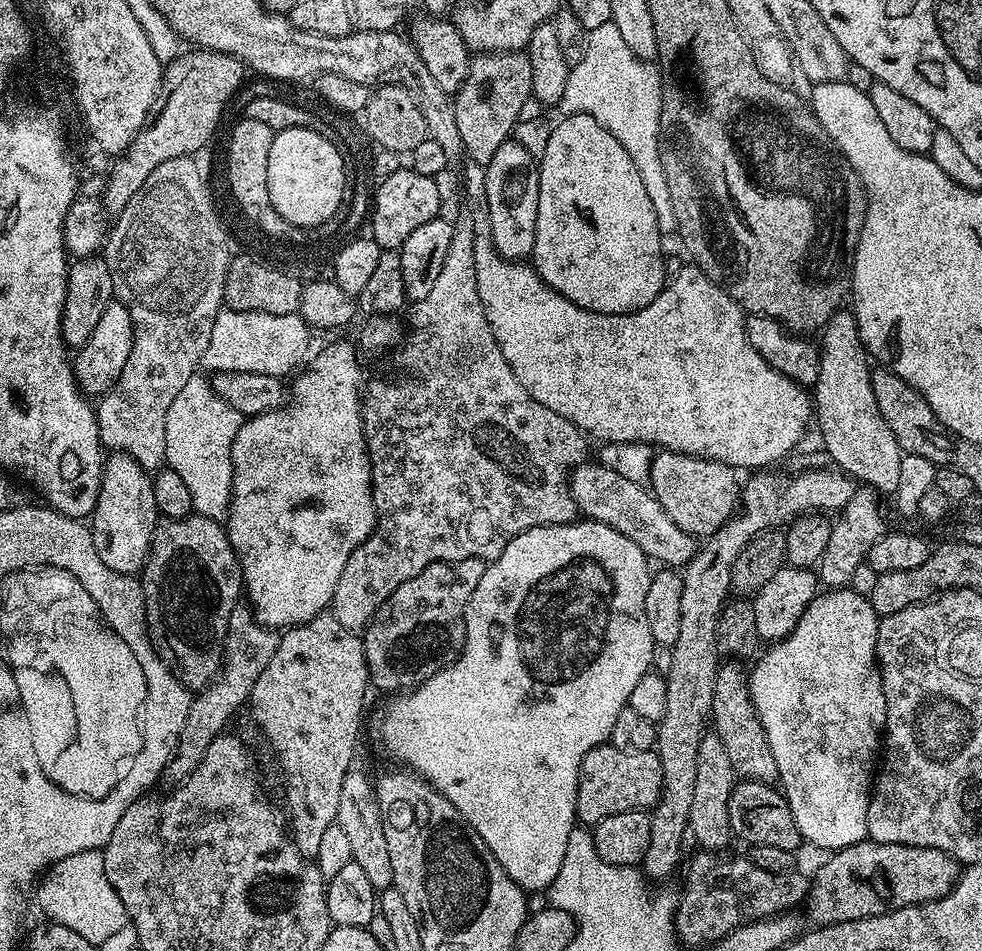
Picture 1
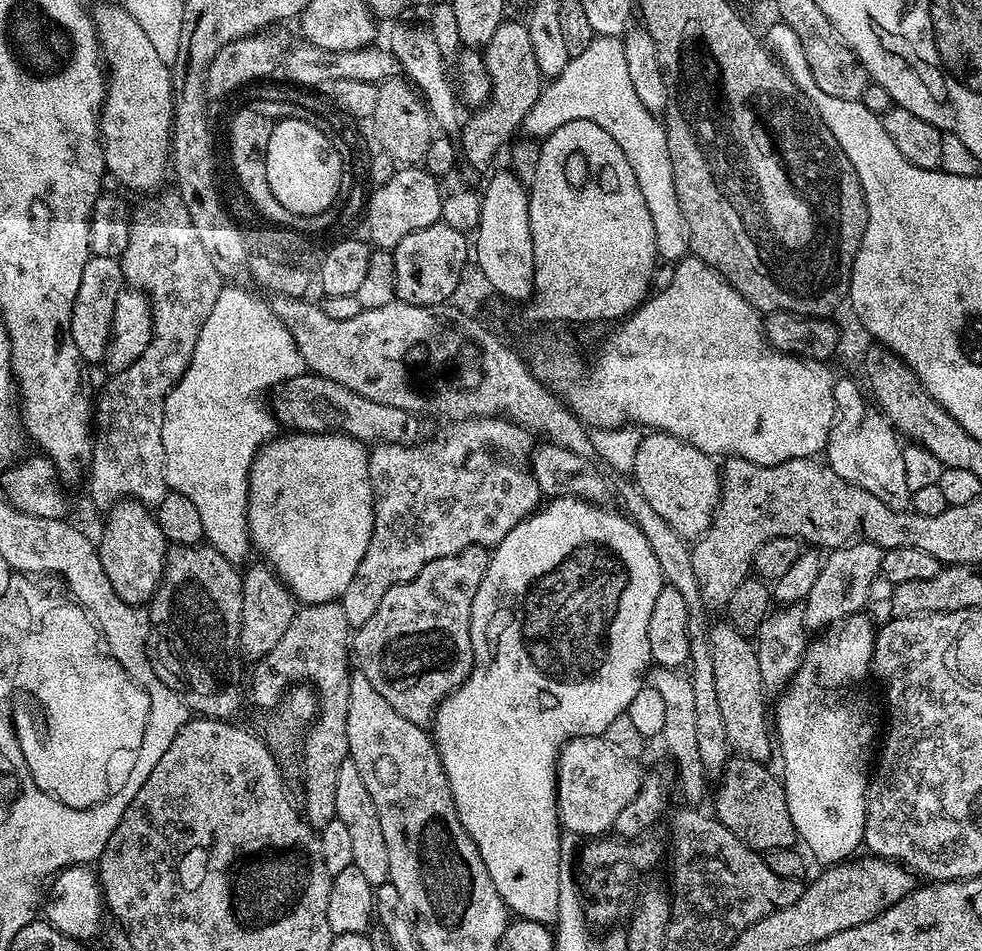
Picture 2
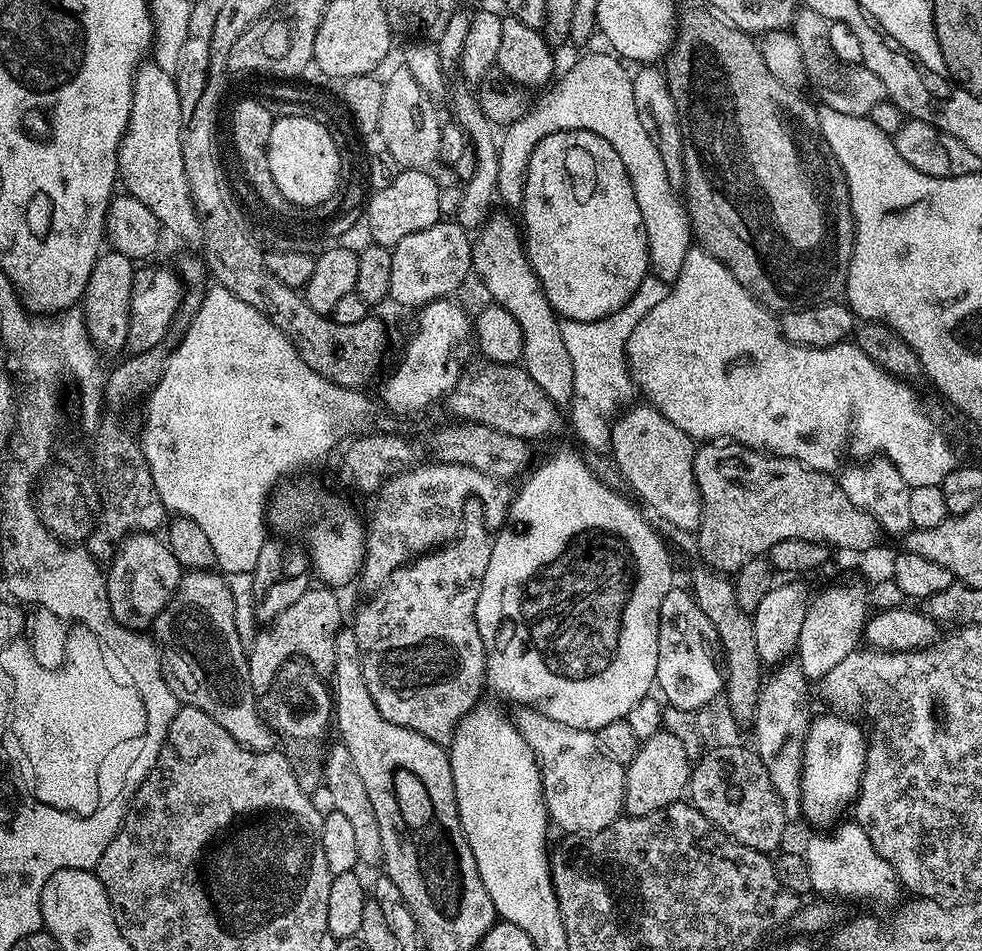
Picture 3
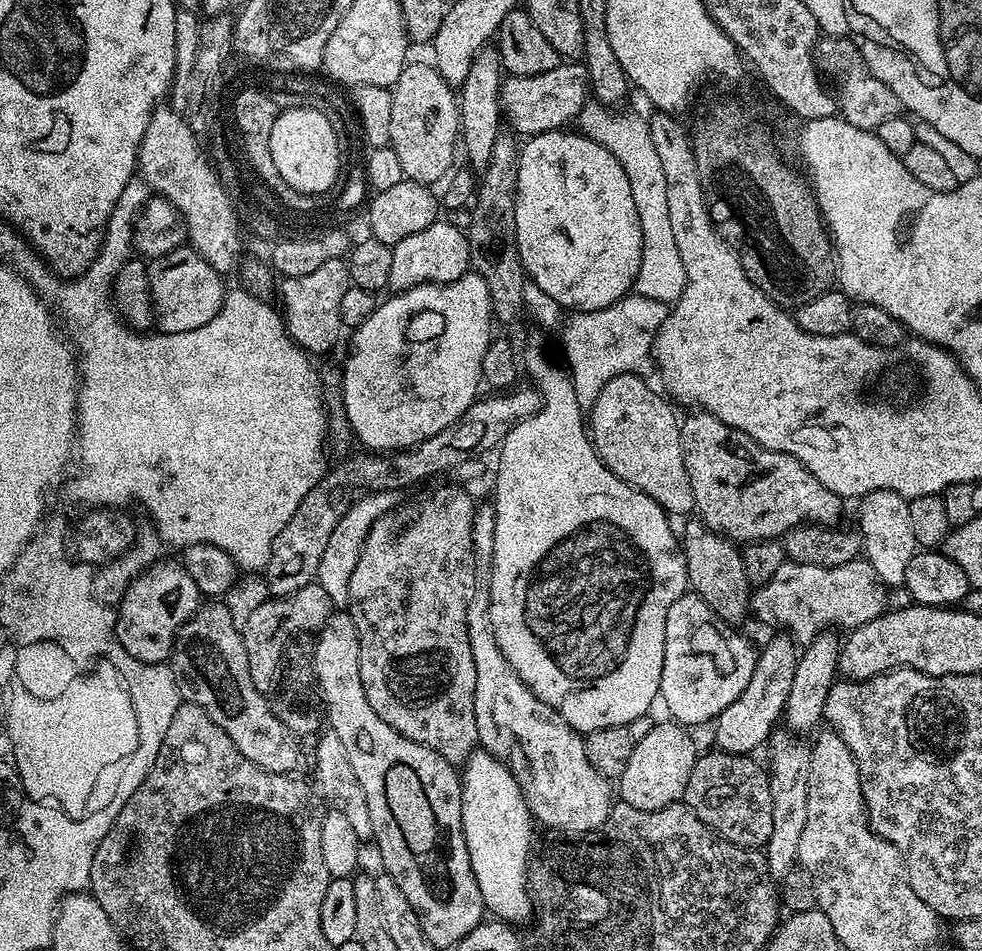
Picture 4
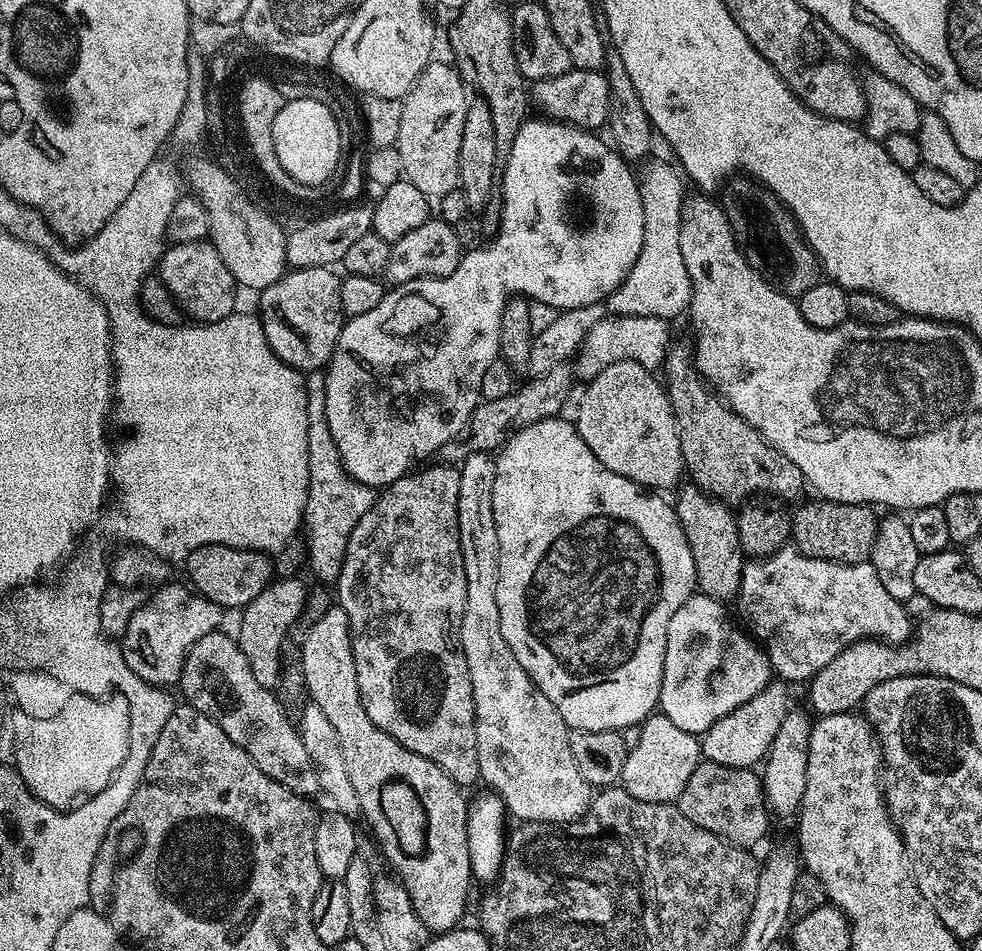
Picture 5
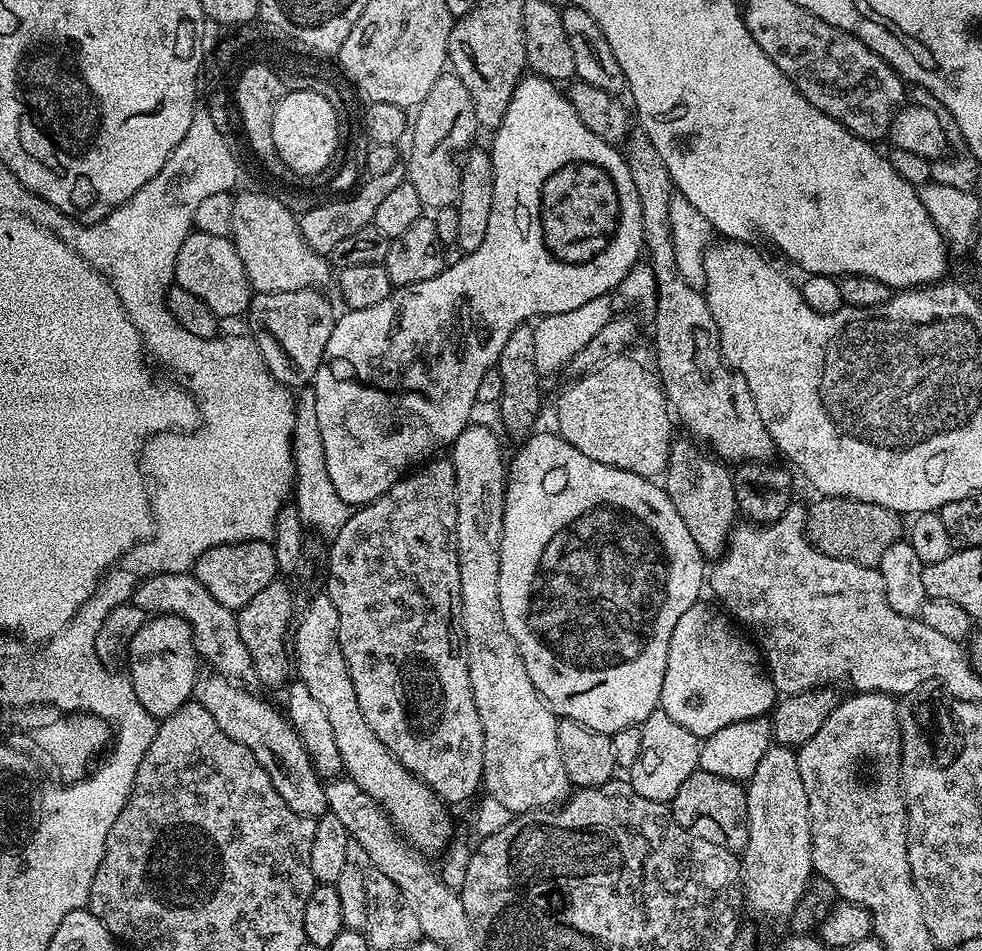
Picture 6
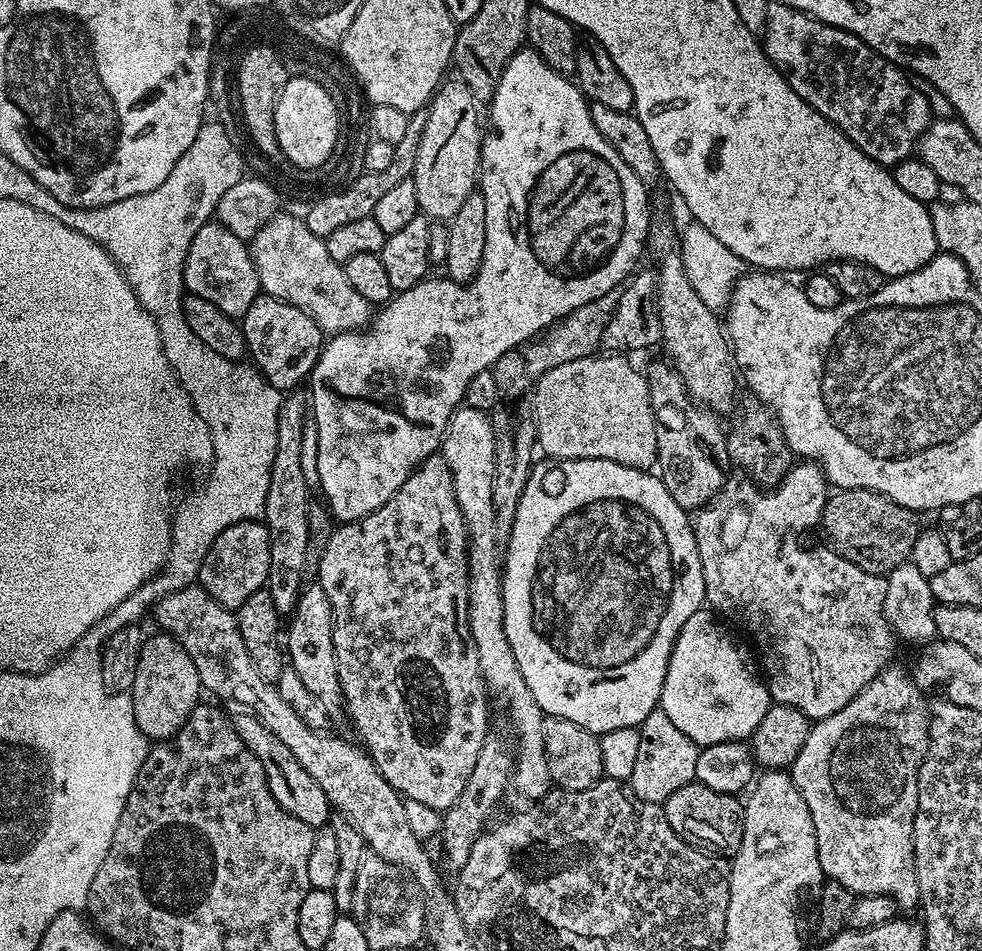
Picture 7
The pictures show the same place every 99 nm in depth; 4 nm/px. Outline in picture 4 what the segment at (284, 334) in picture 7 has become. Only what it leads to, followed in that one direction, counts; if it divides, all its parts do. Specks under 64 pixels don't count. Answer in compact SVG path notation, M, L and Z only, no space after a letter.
M343 259L326 262L311 274L285 276L279 281L278 296L280 292L280 300L284 303L284 308L282 307L284 326L297 346L309 354L315 352L328 354L333 351L331 348L335 346L340 332L342 333L340 323L342 298L348 287L350 287L348 266Z

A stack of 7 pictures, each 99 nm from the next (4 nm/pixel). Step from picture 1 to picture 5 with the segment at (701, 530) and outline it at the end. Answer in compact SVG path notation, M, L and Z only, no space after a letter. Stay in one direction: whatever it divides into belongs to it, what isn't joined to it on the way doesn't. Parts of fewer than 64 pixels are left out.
M622 361L606 366L600 374L587 381L585 388L588 389L580 400L574 423L578 434L582 434L582 442L590 446L594 458L598 458L606 470L614 470L614 474L622 474L622 478L630 478L630 482L649 490L675 489L681 483L680 475L683 477L686 472L682 446L665 385L652 376L655 376L653 369L644 368L638 362Z

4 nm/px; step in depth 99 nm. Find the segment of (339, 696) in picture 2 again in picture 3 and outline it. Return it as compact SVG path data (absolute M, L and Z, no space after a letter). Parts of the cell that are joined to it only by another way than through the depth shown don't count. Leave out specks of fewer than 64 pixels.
M310 586L294 606L286 606L286 610L271 621L256 637L247 649L248 673L250 686L261 694L271 686L279 668L293 658L308 661L321 674L331 674L334 670L334 642L338 638L345 623L344 612L340 609L340 600L333 589L328 586Z

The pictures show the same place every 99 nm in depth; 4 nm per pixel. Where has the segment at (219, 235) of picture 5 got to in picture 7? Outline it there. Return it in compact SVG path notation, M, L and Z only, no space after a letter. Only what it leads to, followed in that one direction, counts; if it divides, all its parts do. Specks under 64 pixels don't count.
M280 219L276 224L269 225L269 228L264 229L260 234L260 239L250 242L250 251L260 279L261 293L298 306L298 310L314 318L321 332L325 334L355 332L363 329L371 321L374 315L373 305L368 304L366 298L362 298L362 294L358 294L358 290L350 286L350 282L346 282L343 267L338 262L334 262L334 258L330 258L323 239L314 233L304 231L304 227L300 227L296 220Z

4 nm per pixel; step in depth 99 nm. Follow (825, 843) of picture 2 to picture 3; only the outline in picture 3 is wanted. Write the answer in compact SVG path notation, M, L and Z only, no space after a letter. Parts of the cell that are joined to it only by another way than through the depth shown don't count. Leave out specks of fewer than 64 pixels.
M827 714L811 721L804 739L804 769L800 775L802 794L800 810L803 819L828 830L841 819L844 807L851 805L860 793L868 747L866 734L851 719Z

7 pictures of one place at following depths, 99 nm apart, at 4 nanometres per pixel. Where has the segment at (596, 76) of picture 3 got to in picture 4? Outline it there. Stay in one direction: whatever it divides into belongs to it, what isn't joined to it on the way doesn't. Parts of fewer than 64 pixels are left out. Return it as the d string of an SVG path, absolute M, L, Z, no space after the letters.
M589 102L580 111L578 132L610 150L610 154L618 158L622 170L626 170L626 179L630 181L630 195L634 198L634 210L638 210L638 222L642 226L642 266L636 275L634 292L671 306L686 286L686 266L682 266L682 257L674 242L674 226L670 226L670 205L666 202L666 177L662 161L654 151L648 120L636 112L620 111L624 110Z

